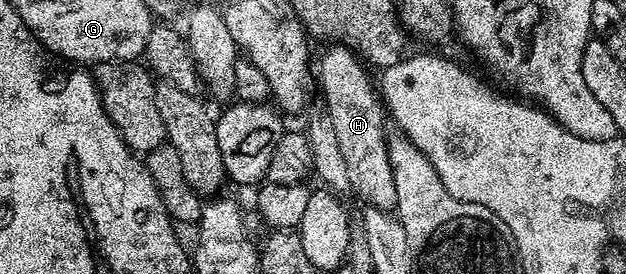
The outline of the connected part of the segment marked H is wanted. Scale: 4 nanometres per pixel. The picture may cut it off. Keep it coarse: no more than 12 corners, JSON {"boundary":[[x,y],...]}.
{"boundary":[[330,44],[316,62],[351,191],[393,211],[388,114],[367,67]]}

